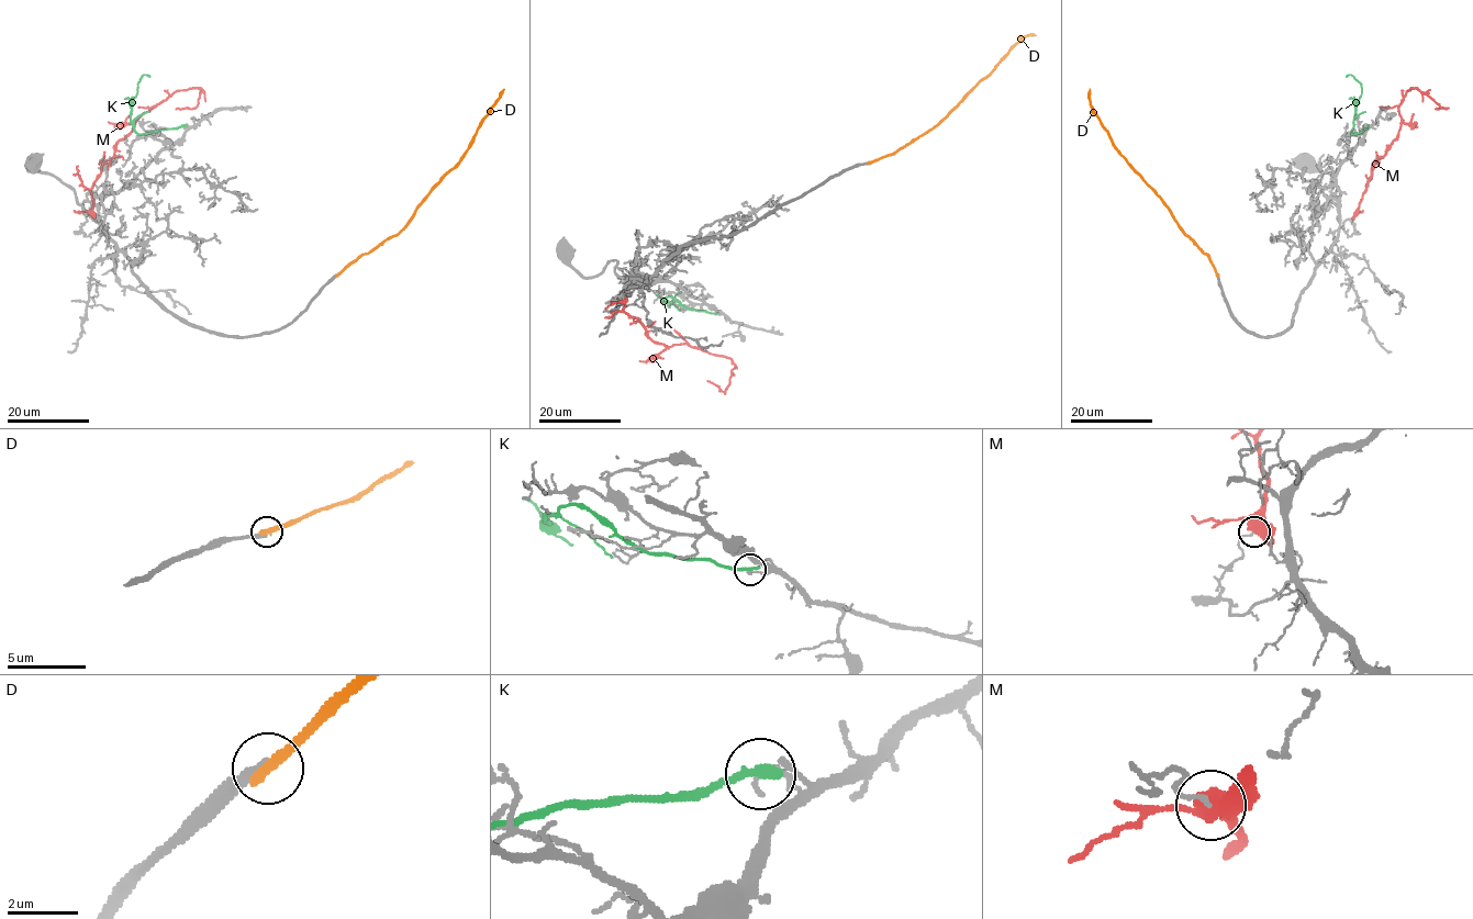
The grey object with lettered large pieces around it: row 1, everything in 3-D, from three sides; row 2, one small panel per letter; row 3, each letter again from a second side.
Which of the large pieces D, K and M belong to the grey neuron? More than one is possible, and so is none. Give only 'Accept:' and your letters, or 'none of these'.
Accept: none of these

